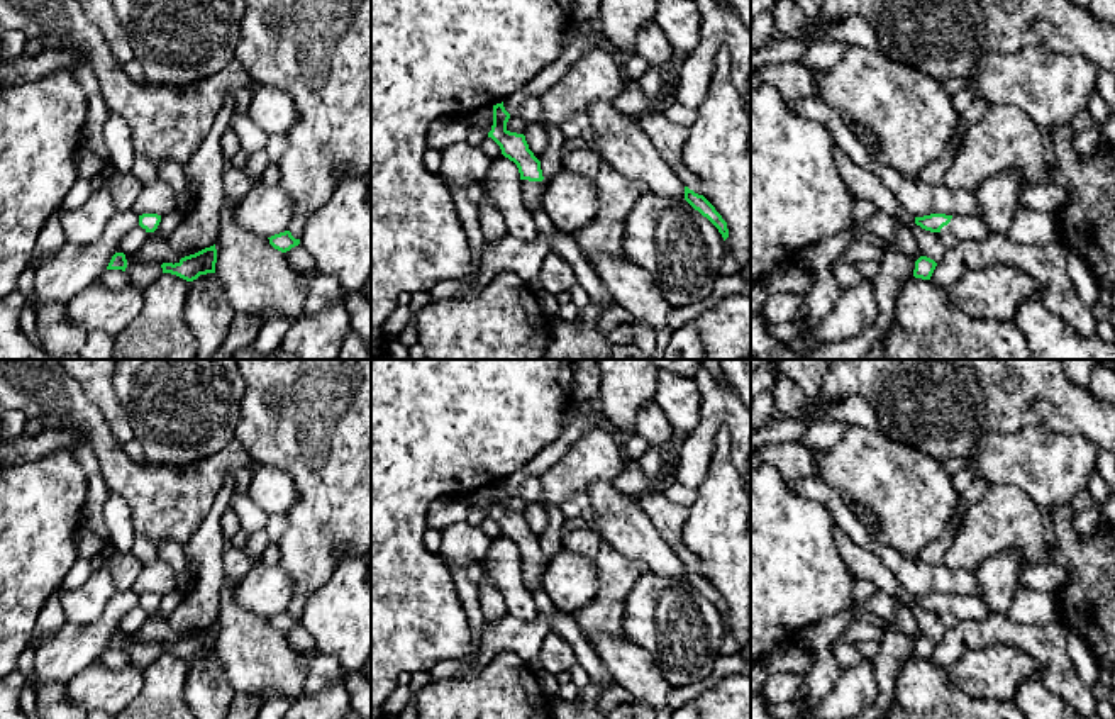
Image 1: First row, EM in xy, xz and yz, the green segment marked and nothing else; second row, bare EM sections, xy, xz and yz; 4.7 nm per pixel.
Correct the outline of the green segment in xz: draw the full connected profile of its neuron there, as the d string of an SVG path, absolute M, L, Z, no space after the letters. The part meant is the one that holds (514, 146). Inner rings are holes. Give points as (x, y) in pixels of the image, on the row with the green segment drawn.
M503 102L493 105L493 125L488 137L500 146L505 158L517 164L520 173L522 200L532 214L534 209L542 205L547 181L542 176L541 161L529 149L525 136L507 129L508 119L510 114L505 110Z

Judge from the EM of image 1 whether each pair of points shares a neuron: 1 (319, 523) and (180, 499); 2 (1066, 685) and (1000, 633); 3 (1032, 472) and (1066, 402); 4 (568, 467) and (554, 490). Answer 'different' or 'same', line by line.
1: different
2: same
3: different
4: same

